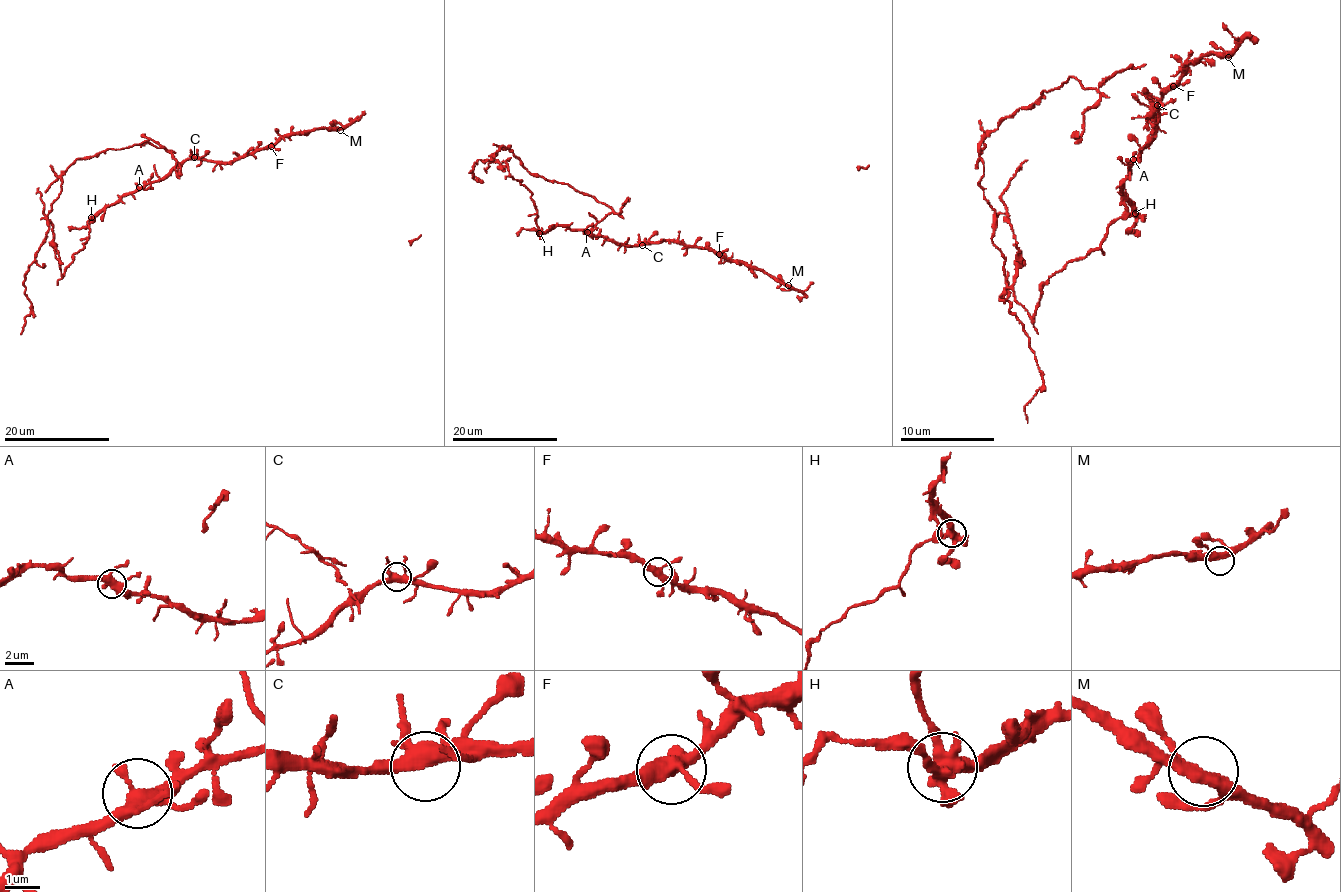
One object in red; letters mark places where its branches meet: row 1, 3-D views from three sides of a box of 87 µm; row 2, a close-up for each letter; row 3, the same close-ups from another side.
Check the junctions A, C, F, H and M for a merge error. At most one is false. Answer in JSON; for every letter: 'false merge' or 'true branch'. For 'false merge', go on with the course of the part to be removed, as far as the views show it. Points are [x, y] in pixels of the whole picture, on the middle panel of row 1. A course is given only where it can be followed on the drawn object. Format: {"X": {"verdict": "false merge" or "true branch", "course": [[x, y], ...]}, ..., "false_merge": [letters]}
{"A": {"verdict": "true branch"}, "C": {"verdict": "true branch"}, "F": {"verdict": "true branch"}, "H": {"verdict": "false merge", "course": [[539, 233], [531, 193], [494, 155], [502, 146], [510, 146], [531, 174], [568, 183], [618, 213], [629, 197]]}, "M": {"verdict": "true branch"}, "false_merge": ["H"]}

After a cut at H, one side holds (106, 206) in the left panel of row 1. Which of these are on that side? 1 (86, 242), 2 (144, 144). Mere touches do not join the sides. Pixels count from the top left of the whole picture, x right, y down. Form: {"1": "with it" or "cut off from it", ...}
{"1": "cut off from it", "2": "cut off from it"}

